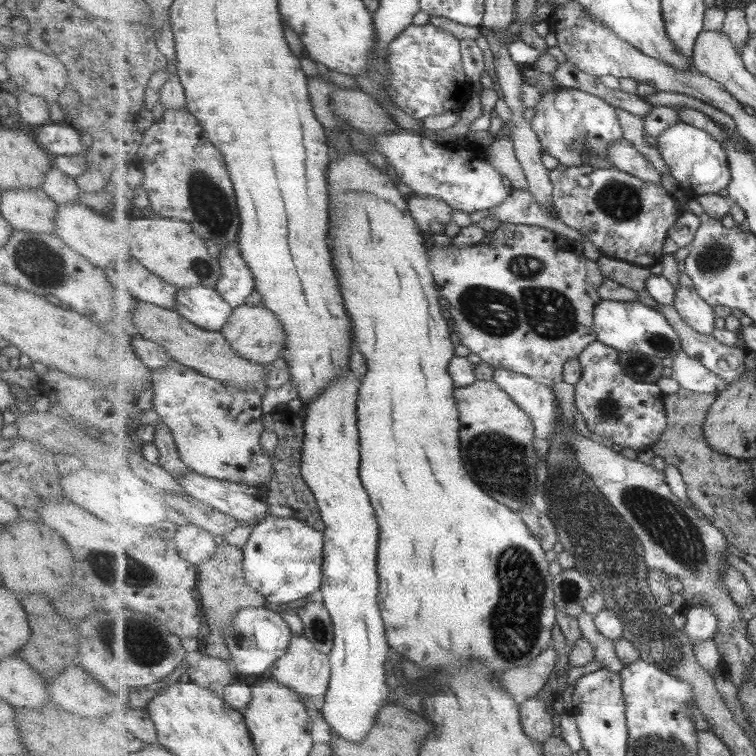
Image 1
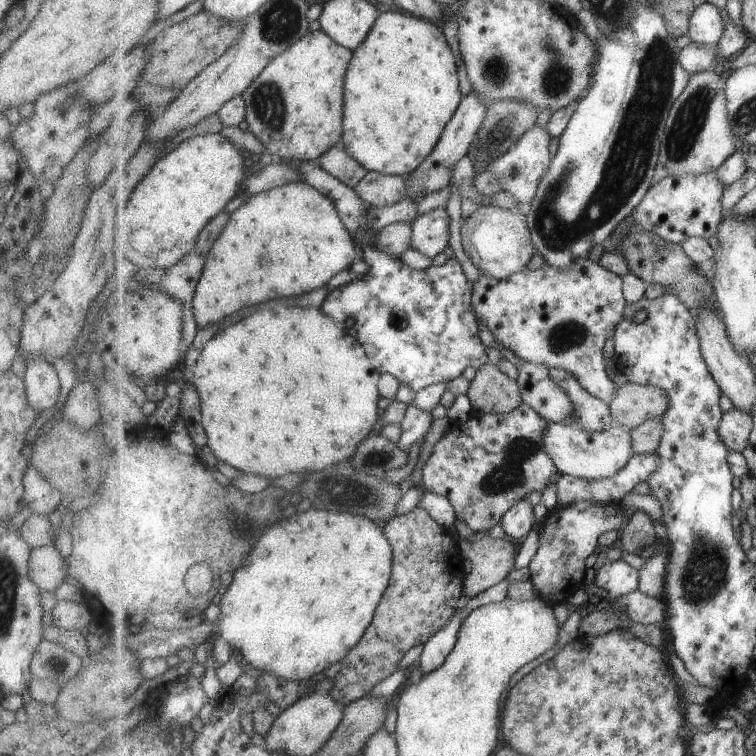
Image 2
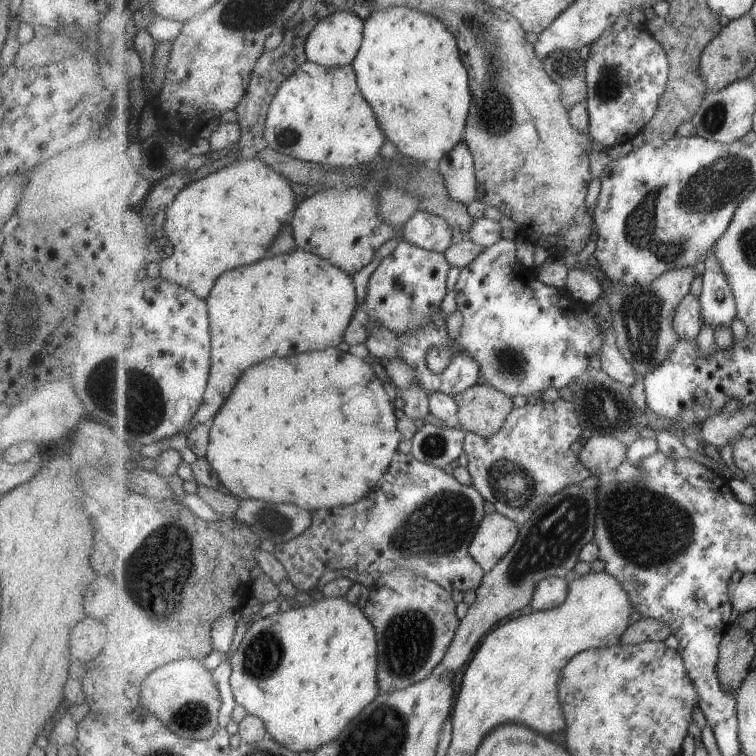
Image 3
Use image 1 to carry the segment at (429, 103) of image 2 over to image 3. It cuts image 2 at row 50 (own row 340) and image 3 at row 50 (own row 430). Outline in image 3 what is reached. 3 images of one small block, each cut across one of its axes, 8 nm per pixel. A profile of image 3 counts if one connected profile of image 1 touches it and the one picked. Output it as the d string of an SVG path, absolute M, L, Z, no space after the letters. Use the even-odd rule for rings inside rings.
M396 6L373 11L365 21L362 47L352 64L362 93L374 108L382 129L400 156L421 164L438 165L443 156L464 140L473 104L470 72L463 62L458 37L435 15L411 7Z

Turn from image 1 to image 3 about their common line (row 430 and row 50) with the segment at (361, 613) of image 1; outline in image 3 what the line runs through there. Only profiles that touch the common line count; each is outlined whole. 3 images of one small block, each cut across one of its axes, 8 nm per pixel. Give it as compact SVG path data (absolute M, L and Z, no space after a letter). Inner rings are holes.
M352 12L321 19L306 42L309 61L325 68L353 64L362 47L366 21Z

